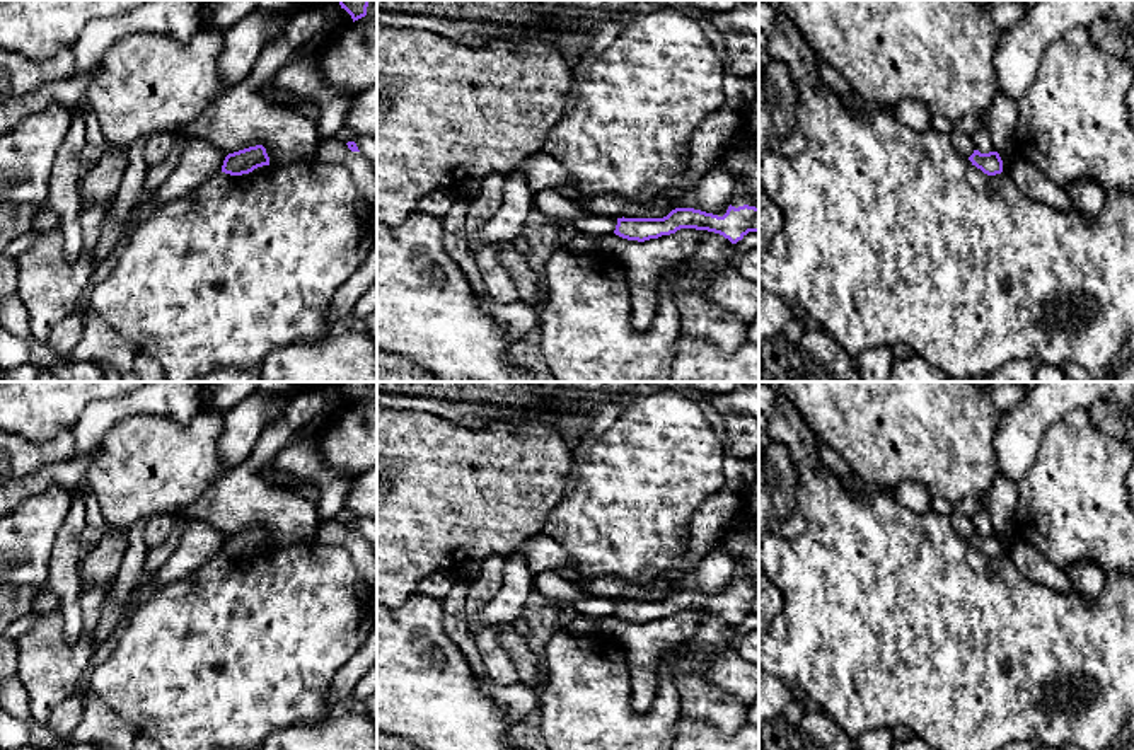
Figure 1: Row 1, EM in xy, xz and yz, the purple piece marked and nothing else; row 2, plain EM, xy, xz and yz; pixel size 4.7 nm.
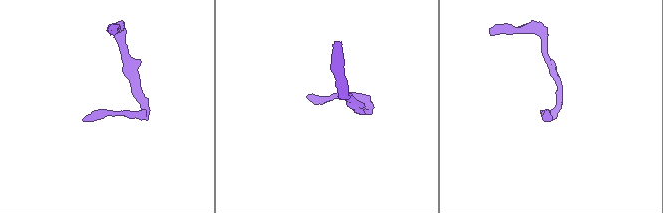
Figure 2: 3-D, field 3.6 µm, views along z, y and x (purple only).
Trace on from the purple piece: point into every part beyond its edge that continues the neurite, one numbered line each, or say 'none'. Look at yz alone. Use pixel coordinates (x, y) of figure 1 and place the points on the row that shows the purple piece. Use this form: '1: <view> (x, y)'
none

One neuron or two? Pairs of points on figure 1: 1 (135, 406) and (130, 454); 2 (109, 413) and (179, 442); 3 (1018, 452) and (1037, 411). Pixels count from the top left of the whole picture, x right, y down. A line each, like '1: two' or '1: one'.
1: two
2: two
3: one

